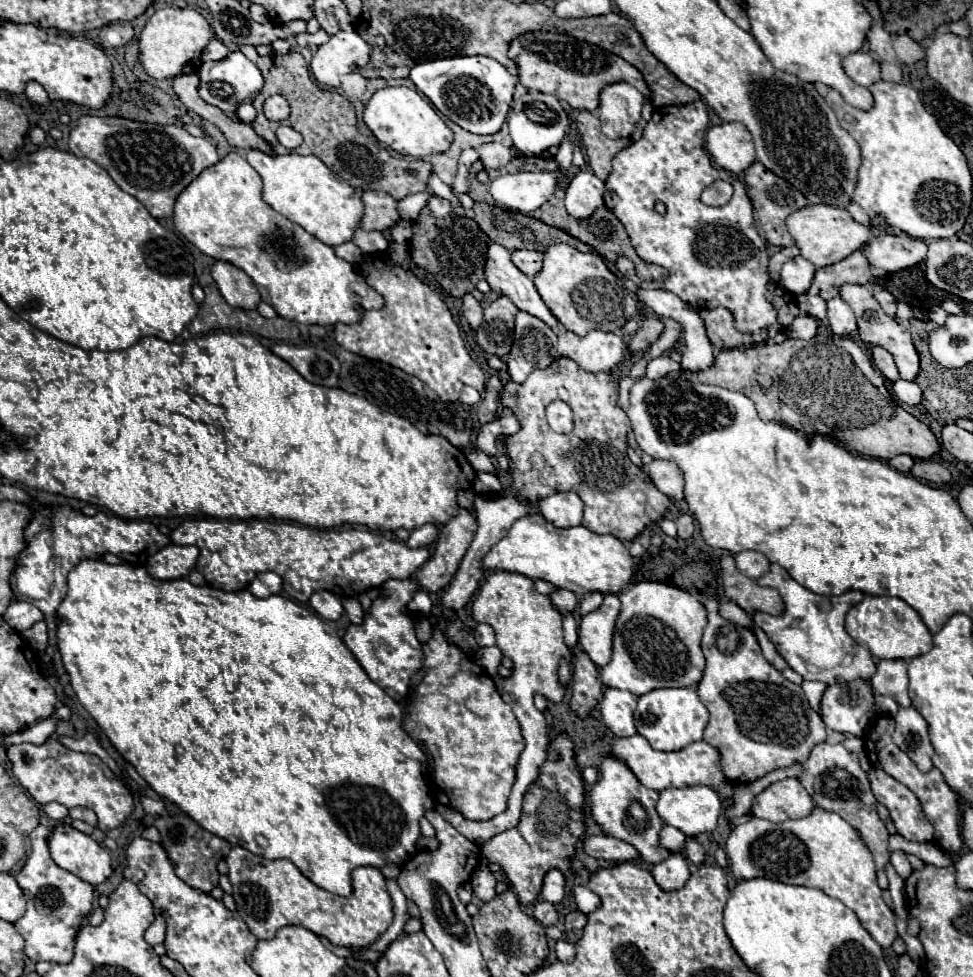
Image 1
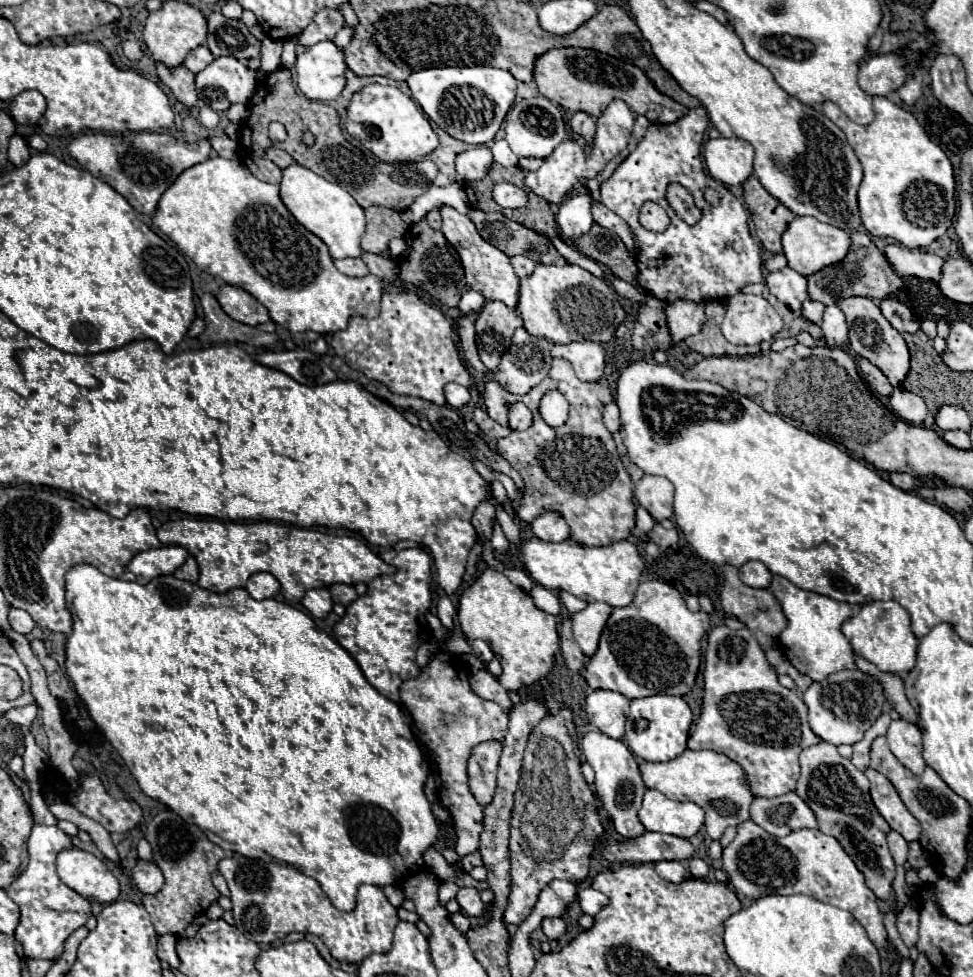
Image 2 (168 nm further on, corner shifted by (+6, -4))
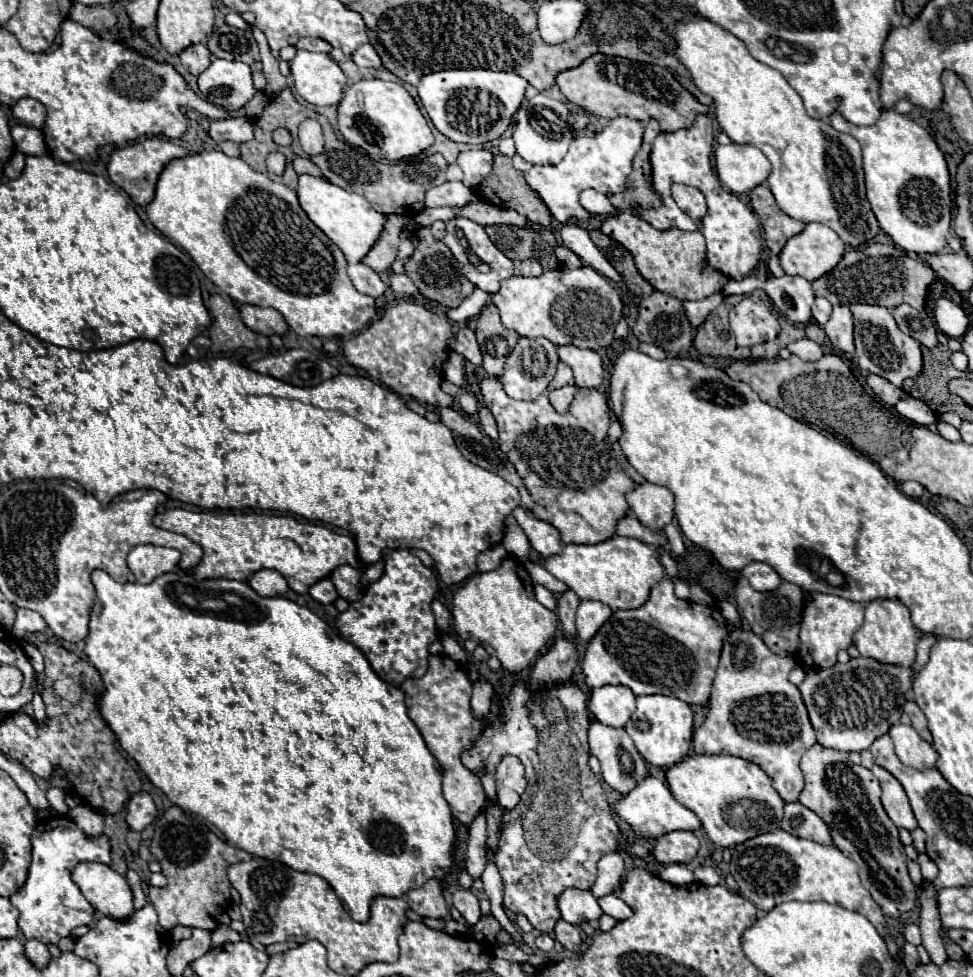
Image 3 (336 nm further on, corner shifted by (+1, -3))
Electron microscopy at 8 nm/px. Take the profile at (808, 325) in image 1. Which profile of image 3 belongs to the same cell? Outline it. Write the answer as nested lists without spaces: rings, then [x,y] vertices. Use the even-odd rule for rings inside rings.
[[[808,338],[798,340],[798,342],[792,342],[792,344],[788,346],[788,350],[790,350],[790,354],[794,354],[794,356],[806,360],[806,362],[816,362],[818,358],[824,356],[822,348],[820,348],[816,342],[808,340]]]

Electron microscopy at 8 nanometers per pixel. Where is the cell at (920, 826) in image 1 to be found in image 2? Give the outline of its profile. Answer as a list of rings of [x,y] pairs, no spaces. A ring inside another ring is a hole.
[[[867,769],[865,775],[871,781],[871,799],[889,827],[895,829],[905,841],[917,841],[921,837],[921,823],[917,823],[913,813],[905,807],[891,781],[875,769]]]

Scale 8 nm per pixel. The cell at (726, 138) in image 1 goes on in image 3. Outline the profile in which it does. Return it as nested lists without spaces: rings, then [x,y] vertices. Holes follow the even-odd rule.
[[[728,144],[714,152],[716,172],[722,186],[734,194],[744,194],[764,184],[770,174],[770,160],[754,146]]]

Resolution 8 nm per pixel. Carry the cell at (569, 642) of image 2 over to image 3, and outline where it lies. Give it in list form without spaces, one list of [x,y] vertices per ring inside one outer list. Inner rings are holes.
[[[566,590],[558,596],[558,620],[562,622],[562,628],[568,636],[576,636],[576,628],[574,628],[574,616],[576,616],[576,608],[580,604],[580,598],[576,596],[574,590]]]

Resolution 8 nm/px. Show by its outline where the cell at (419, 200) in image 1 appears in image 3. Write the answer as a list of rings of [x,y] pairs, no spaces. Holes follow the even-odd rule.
[[[444,182],[436,188],[430,188],[426,192],[426,206],[466,206],[470,198],[470,188],[466,188],[462,182]]]

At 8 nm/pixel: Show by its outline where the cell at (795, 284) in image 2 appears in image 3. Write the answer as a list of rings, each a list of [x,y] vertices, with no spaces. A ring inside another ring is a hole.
[[[782,276],[770,278],[762,286],[770,296],[774,308],[792,324],[810,324],[814,292],[808,280],[802,276]]]

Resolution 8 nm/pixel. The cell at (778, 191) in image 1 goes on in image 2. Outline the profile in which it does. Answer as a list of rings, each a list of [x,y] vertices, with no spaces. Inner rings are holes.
[[[751,175],[743,183],[743,197],[749,205],[755,223],[755,233],[763,247],[771,253],[783,253],[781,235],[787,229],[787,225],[795,219],[793,211],[789,211],[779,199],[773,199],[773,195],[765,191],[765,187],[755,175]]]

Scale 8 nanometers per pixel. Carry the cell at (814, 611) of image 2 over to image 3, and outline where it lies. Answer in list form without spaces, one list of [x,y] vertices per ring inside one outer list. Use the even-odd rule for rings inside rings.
[[[810,594],[810,600],[804,608],[802,616],[802,628],[800,628],[800,650],[798,660],[812,670],[830,668],[836,664],[836,652],[846,650],[852,644],[854,632],[864,622],[864,606],[858,602],[850,602],[840,596],[832,594]]]

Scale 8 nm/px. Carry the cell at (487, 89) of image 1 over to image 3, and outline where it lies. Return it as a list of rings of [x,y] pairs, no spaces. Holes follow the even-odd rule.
[[[442,70],[426,74],[418,84],[420,102],[440,134],[454,142],[484,144],[500,138],[524,100],[528,82],[516,72]]]

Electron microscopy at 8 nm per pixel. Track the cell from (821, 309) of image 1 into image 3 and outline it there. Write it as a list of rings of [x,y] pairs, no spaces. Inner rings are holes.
[[[816,298],[814,306],[812,306],[812,316],[814,316],[814,320],[816,320],[820,326],[824,326],[824,324],[828,322],[830,312],[832,312],[830,302],[828,302],[826,298]]]

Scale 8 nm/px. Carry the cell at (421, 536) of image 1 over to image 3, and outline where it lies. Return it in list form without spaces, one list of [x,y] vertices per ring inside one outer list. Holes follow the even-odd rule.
[[[388,550],[384,554],[384,562],[386,562],[386,566],[384,566],[384,574],[380,576],[380,580],[370,584],[368,590],[364,592],[364,596],[360,600],[352,602],[346,612],[338,614],[336,626],[338,626],[340,636],[346,642],[358,646],[366,654],[370,666],[384,682],[398,686],[406,678],[422,678],[426,674],[428,646],[438,640],[438,630],[436,630],[434,614],[430,608],[438,582],[436,582],[434,572],[430,568],[422,566],[422,562],[408,550]]]

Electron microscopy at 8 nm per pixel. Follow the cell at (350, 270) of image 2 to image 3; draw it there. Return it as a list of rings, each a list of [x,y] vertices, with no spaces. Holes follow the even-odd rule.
[[[362,262],[348,264],[348,276],[354,282],[356,290],[362,292],[362,294],[366,294],[366,296],[380,298],[386,292],[386,284],[382,282],[382,278],[372,268],[368,268]]]

